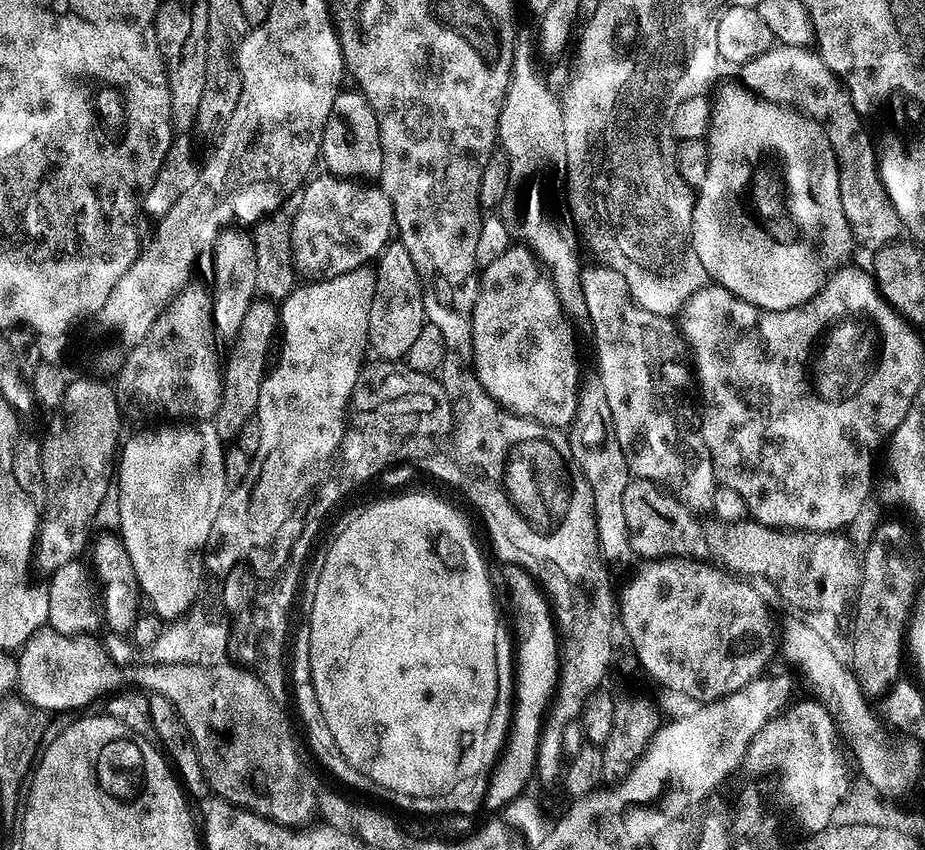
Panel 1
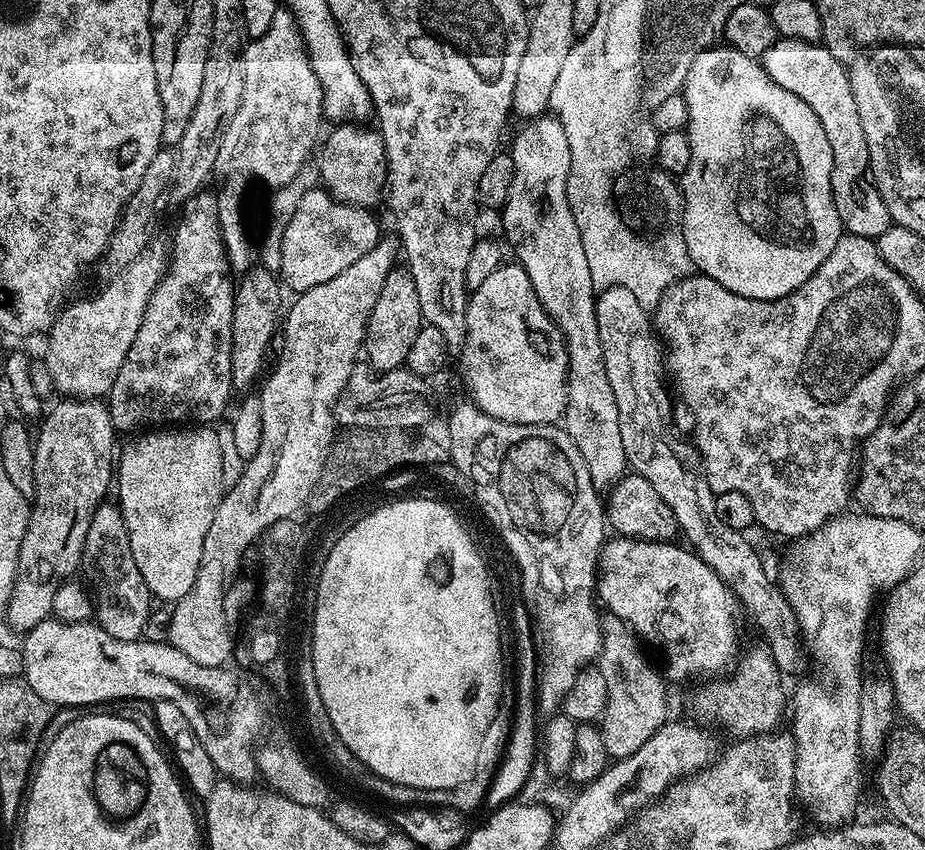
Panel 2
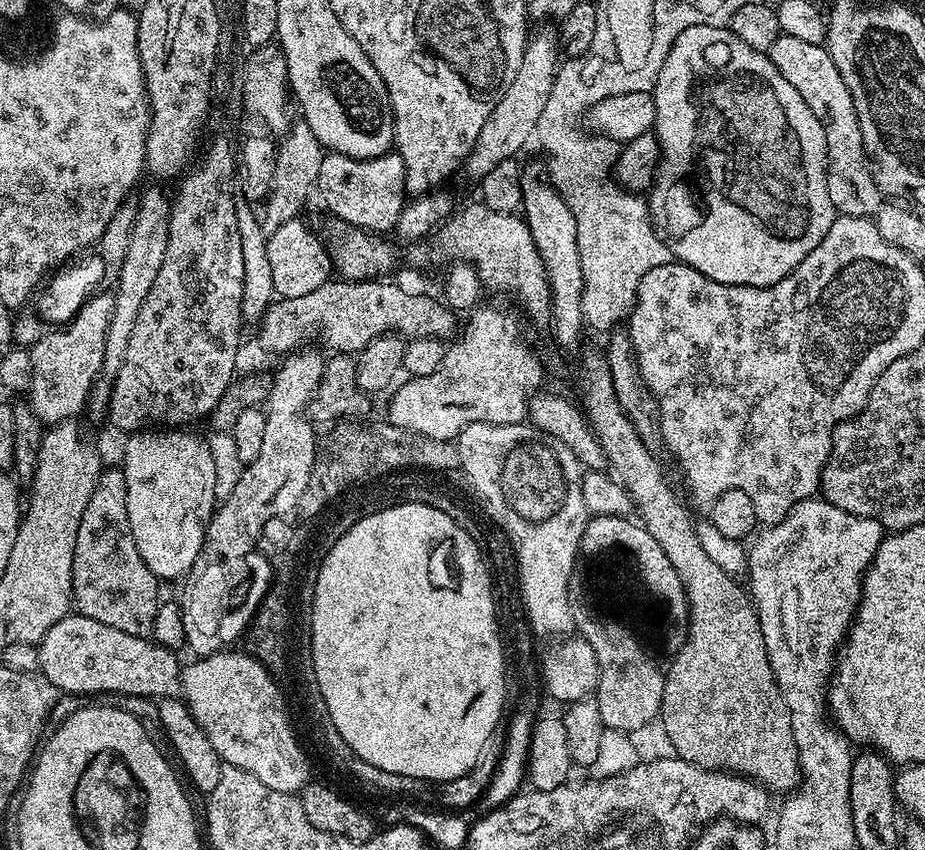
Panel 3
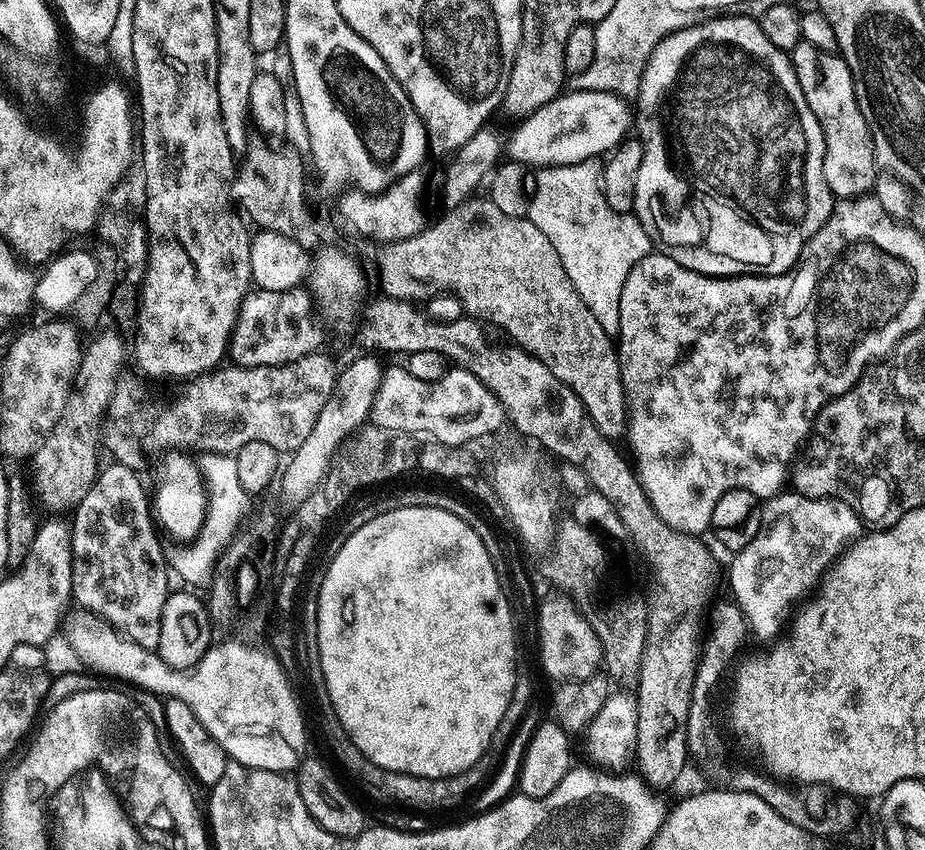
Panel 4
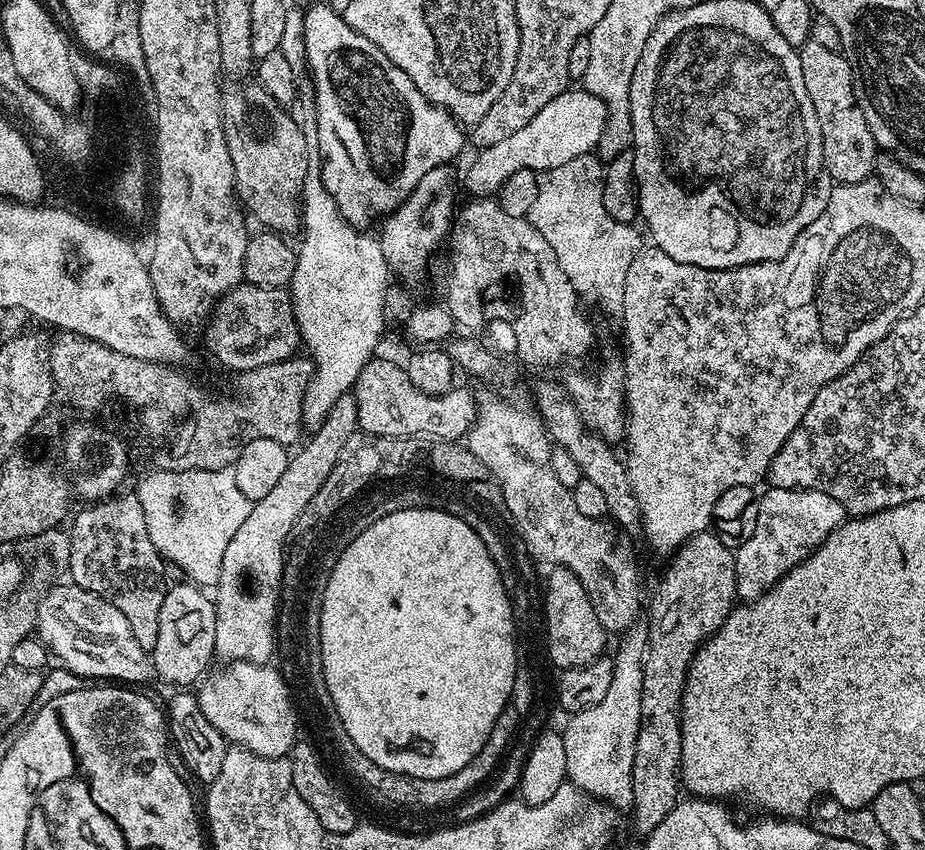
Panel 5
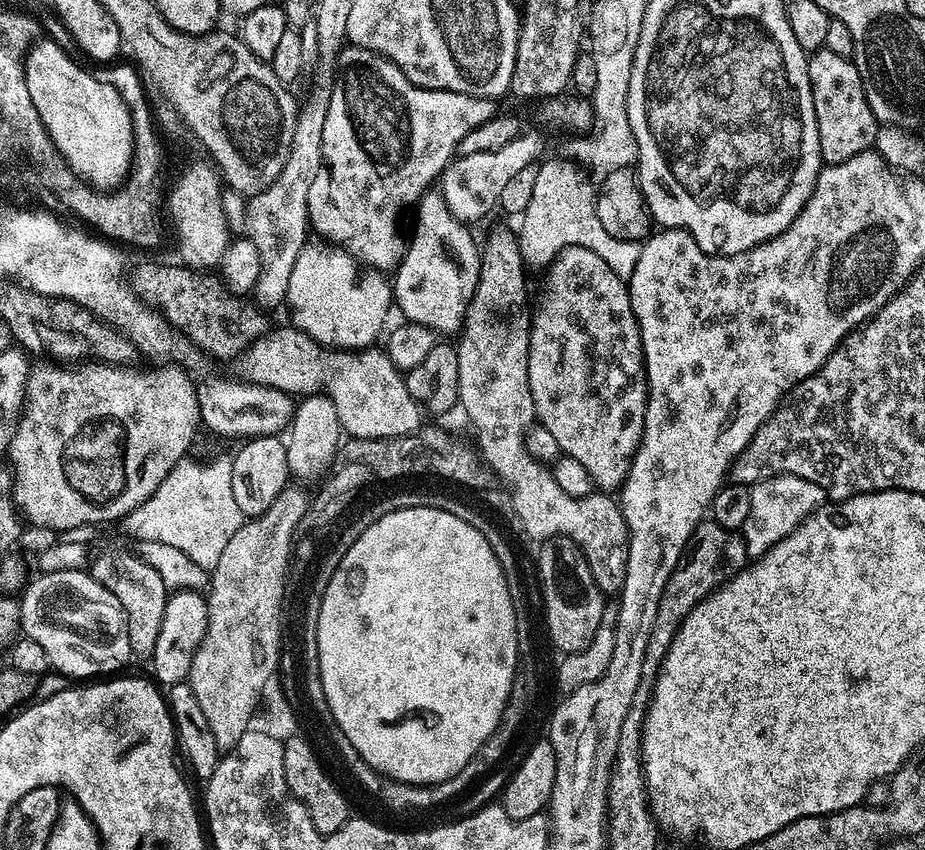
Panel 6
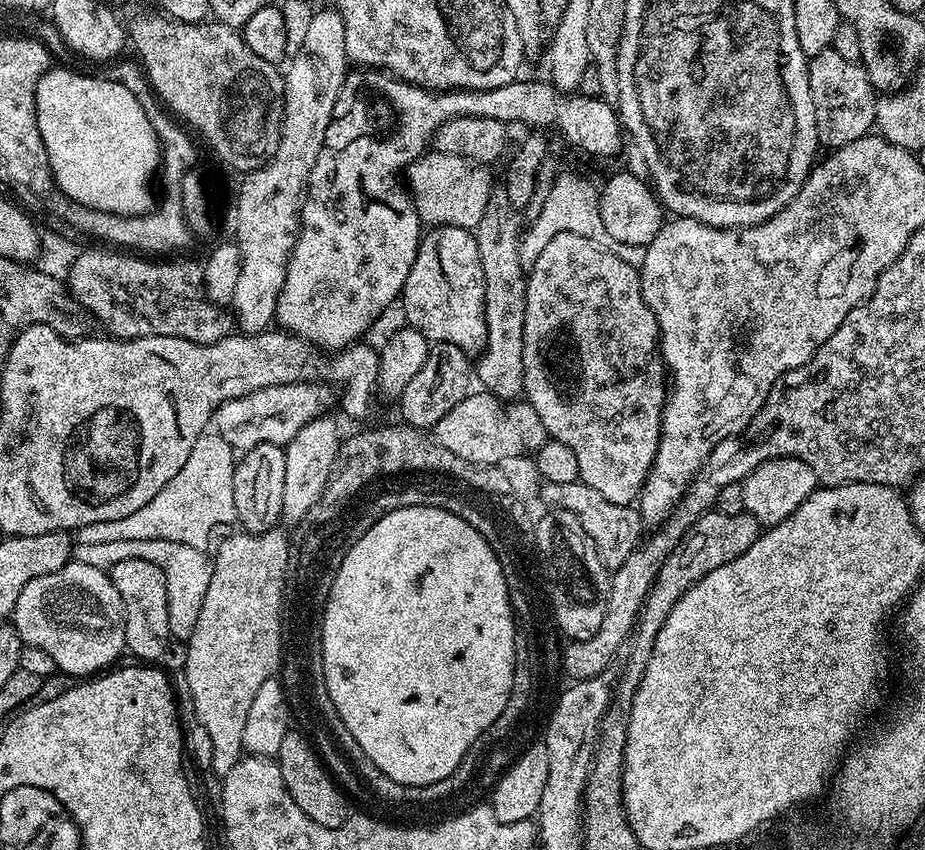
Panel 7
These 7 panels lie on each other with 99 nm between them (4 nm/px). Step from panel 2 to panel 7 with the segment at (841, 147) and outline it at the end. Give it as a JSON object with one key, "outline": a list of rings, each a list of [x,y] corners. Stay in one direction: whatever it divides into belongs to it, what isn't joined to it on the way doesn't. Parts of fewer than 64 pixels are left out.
{"outline":[[[827,48],[808,62],[810,98],[814,102],[816,139],[825,149],[835,150],[869,135],[876,123],[877,93],[863,64],[849,62],[838,50]]]}

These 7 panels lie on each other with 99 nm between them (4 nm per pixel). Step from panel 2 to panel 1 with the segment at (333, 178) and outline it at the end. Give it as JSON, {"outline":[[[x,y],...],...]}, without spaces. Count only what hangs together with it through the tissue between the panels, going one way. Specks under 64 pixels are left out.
{"outline":[[[342,90],[338,98],[334,98],[332,113],[322,134],[320,160],[333,176],[376,178],[382,170],[382,142],[380,141],[378,118],[363,92],[351,91]]]}

